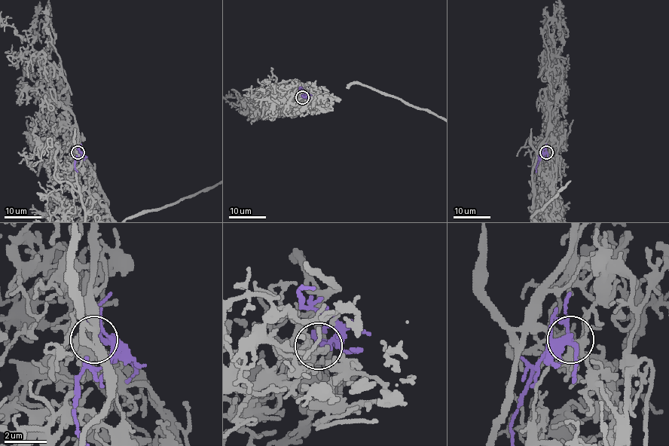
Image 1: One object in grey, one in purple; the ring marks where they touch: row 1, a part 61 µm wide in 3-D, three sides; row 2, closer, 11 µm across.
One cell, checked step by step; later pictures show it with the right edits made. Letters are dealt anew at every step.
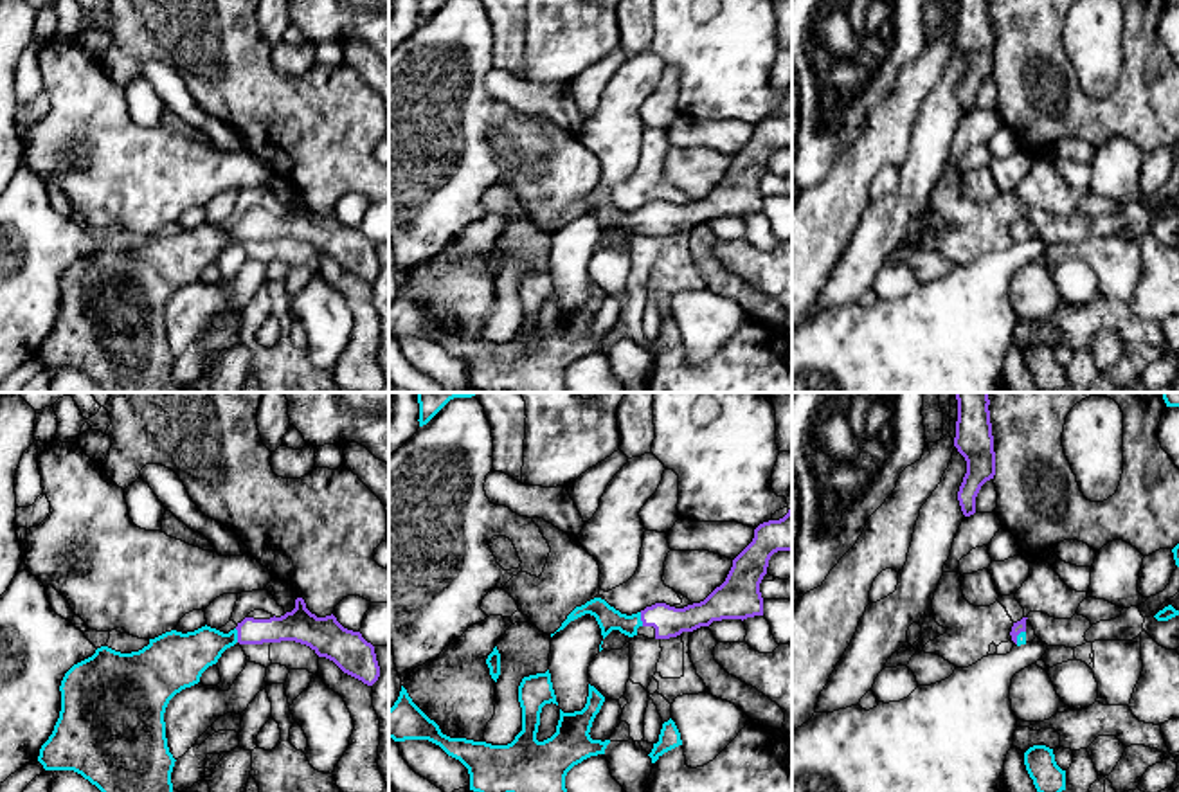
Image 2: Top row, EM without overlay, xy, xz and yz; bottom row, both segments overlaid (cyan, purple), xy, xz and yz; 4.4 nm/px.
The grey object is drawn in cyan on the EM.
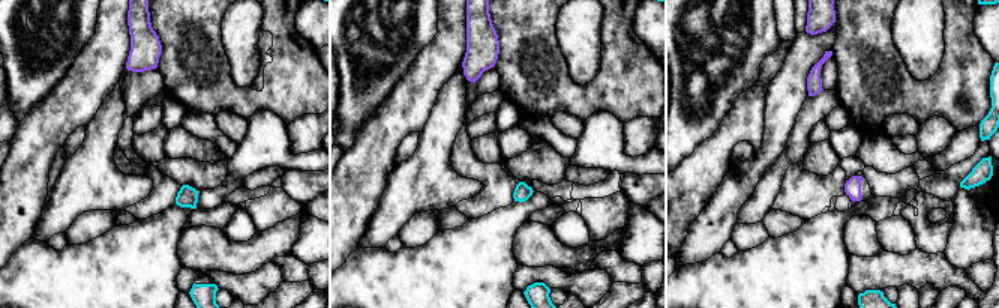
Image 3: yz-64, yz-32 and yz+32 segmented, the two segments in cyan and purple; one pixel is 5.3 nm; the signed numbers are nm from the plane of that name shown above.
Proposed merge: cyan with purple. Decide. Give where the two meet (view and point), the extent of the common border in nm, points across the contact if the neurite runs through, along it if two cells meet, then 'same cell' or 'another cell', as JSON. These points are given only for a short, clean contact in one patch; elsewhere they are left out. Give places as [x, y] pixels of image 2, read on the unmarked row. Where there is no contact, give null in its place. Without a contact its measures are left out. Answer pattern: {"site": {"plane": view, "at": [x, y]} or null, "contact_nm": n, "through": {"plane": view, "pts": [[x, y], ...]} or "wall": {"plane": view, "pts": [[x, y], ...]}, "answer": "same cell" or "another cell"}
{"site": {"plane": "xy", "at": [236, 233]}, "contact_nm": 70, "through": {"plane": "xy", "pts": [[184, 252], [209, 240], [236, 233], [251, 227], [290, 224]]}, "answer": "same cell"}

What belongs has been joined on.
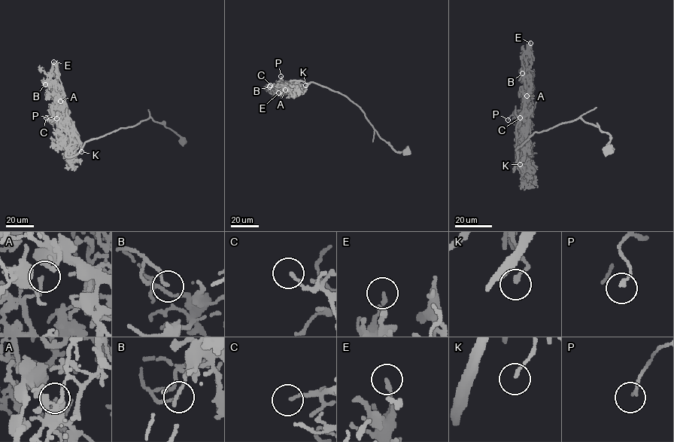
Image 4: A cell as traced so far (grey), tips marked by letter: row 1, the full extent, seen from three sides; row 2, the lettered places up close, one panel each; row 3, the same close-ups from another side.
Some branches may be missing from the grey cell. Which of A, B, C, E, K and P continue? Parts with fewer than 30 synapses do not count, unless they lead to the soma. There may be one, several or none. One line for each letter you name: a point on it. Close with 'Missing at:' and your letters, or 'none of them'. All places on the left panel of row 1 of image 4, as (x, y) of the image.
Missing at: none of them

